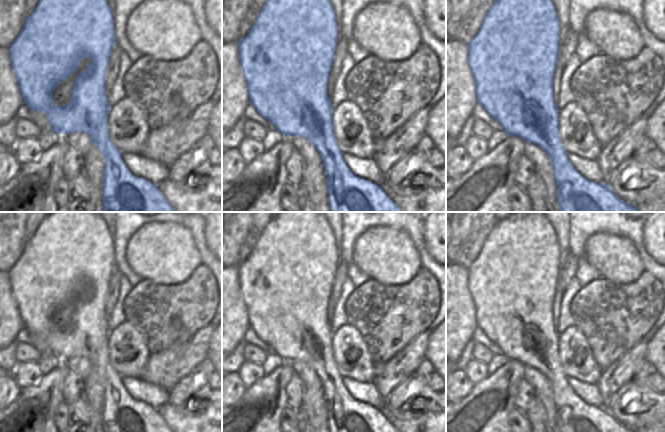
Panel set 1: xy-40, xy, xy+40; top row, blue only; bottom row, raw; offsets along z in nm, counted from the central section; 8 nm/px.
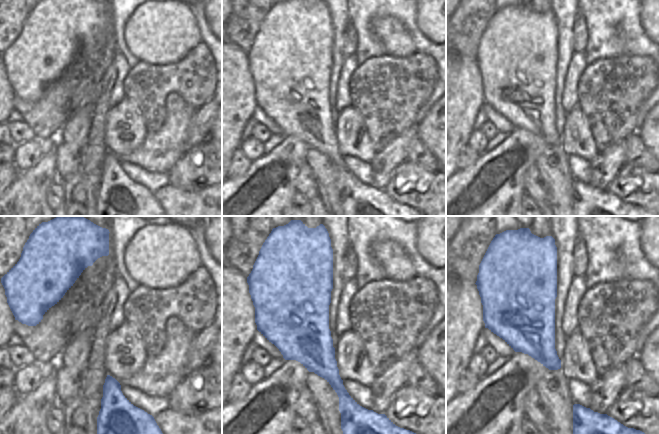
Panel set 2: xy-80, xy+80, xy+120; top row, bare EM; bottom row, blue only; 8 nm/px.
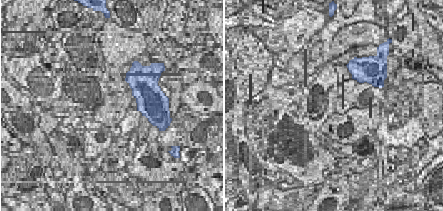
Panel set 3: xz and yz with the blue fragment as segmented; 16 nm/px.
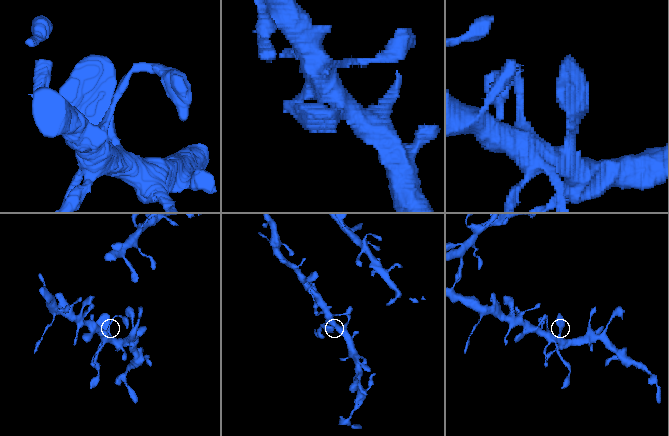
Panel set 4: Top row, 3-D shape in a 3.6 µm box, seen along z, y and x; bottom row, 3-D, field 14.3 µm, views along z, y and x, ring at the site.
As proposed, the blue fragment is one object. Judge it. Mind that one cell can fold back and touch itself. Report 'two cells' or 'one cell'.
one cell

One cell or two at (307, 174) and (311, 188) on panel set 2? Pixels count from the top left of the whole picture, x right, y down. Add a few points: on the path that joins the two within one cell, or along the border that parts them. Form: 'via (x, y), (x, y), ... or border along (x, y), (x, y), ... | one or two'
via (307, 177), (308, 185) | one

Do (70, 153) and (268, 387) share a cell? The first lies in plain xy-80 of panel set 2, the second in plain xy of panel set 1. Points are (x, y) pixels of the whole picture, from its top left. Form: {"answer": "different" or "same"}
{"answer": "different"}

